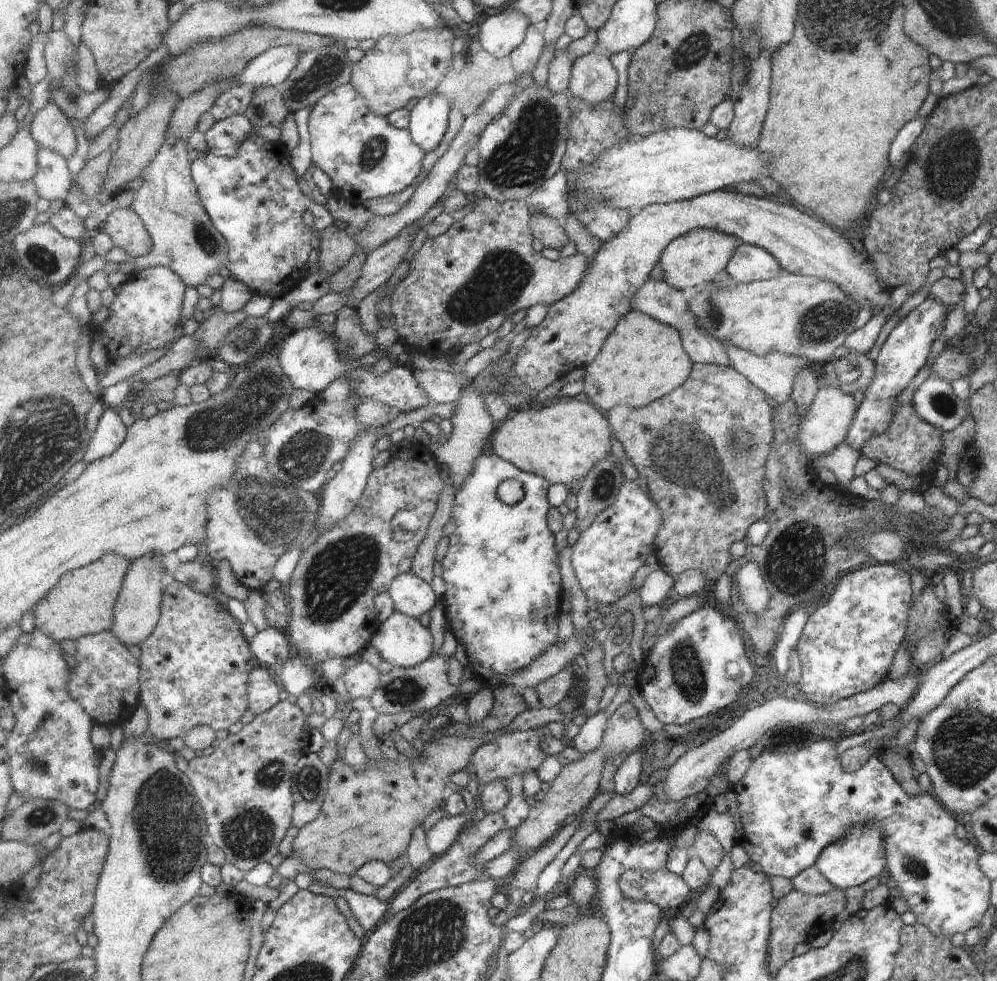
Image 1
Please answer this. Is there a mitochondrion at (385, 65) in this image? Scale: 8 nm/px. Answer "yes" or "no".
no

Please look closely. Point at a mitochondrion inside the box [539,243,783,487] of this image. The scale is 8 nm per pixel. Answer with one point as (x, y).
(712, 313)

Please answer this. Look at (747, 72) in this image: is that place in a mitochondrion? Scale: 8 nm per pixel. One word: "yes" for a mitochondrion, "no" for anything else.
yes

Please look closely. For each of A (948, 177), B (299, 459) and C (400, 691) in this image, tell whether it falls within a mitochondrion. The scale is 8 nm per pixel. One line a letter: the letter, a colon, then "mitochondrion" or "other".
A: mitochondrion
B: mitochondrion
C: mitochondrion

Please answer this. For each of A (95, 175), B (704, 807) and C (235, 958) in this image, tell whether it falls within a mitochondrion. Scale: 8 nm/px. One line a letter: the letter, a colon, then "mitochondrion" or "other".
A: other
B: other
C: other

